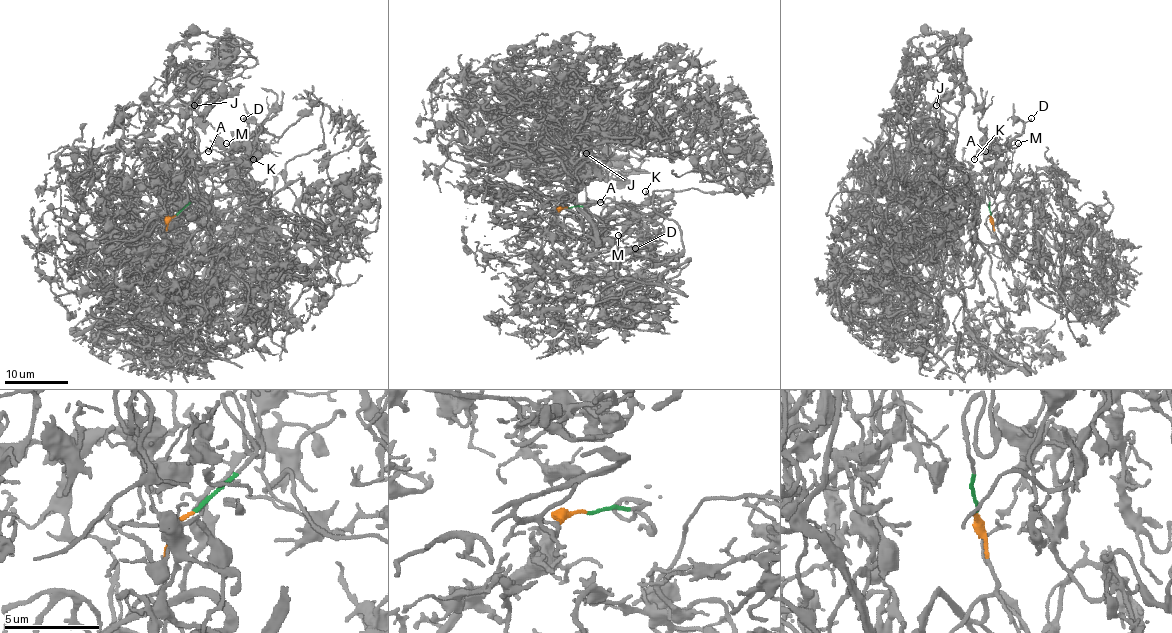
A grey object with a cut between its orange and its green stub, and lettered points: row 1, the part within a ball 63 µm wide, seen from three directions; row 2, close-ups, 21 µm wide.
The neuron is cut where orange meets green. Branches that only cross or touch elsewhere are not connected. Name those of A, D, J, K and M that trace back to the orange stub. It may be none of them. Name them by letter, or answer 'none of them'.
J

